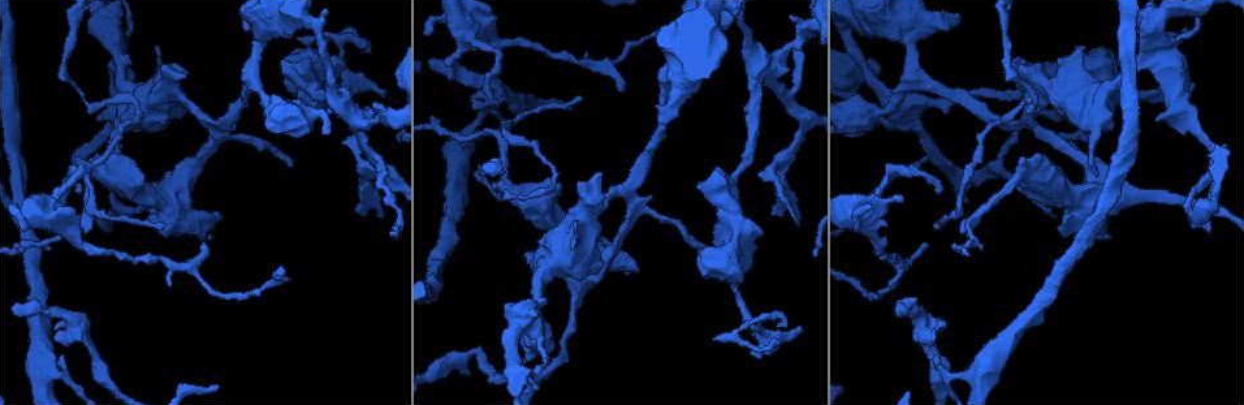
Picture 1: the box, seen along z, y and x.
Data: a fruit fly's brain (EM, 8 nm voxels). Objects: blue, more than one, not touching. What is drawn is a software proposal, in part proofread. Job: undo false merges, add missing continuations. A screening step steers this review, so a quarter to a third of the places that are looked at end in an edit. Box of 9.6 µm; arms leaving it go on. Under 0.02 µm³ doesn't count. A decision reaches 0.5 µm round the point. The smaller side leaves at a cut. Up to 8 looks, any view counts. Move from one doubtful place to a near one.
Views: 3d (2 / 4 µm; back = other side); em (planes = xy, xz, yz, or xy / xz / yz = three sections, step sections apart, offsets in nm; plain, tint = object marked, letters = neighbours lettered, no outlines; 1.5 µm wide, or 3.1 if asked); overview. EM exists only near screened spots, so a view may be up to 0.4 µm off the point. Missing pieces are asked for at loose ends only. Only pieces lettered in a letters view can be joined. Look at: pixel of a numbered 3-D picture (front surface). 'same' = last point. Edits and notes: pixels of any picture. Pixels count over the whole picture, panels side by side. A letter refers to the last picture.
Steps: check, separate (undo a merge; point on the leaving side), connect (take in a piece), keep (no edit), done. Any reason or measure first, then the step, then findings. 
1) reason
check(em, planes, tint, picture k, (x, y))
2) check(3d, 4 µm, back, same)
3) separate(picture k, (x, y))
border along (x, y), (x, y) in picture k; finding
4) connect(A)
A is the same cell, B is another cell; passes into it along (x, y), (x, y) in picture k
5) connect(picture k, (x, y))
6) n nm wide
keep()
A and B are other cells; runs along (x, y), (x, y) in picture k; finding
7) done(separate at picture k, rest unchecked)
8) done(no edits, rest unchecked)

free end
check(em, planes, tint, picture 1, (800, 330))

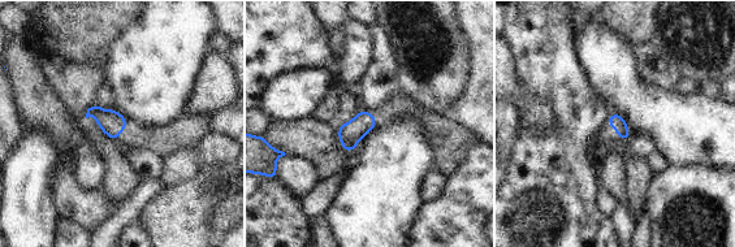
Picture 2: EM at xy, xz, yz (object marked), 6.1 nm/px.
see the neighbours
check(em, planes, letters, same)

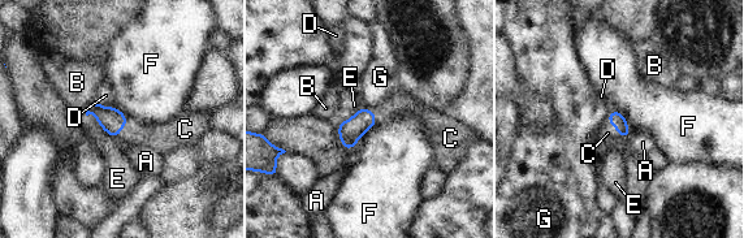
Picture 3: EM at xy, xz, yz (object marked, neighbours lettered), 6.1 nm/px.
connect(C)
C is the same cell, A, B, D, E, F and G are other cells; passes into it along (112, 120), (124, 126), (161, 138) in picture 3; it goes on there

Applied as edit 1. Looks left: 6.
thick end
check(em, planes, plain, picture 1, (708, 276))

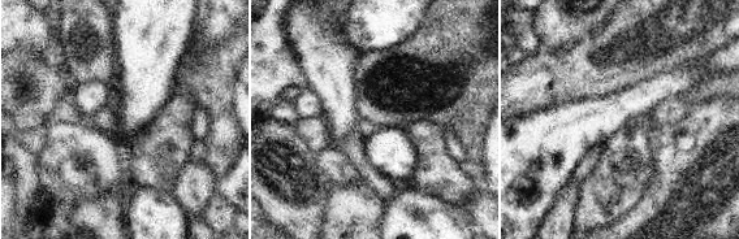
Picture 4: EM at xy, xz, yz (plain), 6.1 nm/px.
see the neighbours
check(em, planes, letters, same)

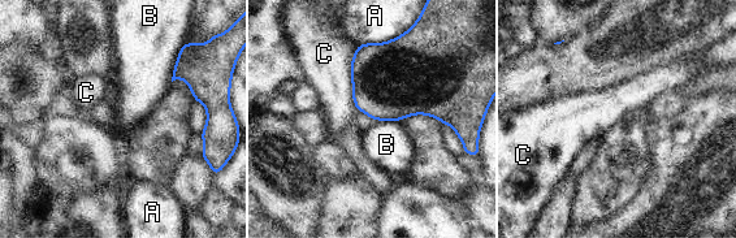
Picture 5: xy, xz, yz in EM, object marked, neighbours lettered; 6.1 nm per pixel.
keep()
A, B and C are other cells; border along (185, 42), (180, 50), (170, 81) in picture 5; none of them fits

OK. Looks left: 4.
thin end
check(em, planes, letters, picture 1, (713, 339))

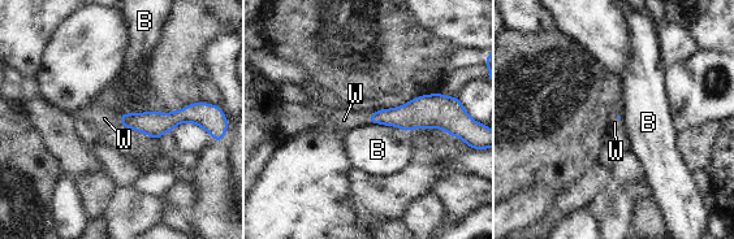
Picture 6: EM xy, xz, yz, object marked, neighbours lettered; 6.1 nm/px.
connect(W)
W is the same cell, B is another cell; passes into it along (152, 124), (119, 121), (104, 118) in picture 6; the cell continues

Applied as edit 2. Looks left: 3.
done(connect at picture 3, connect at picture 6, rest unchecked)

